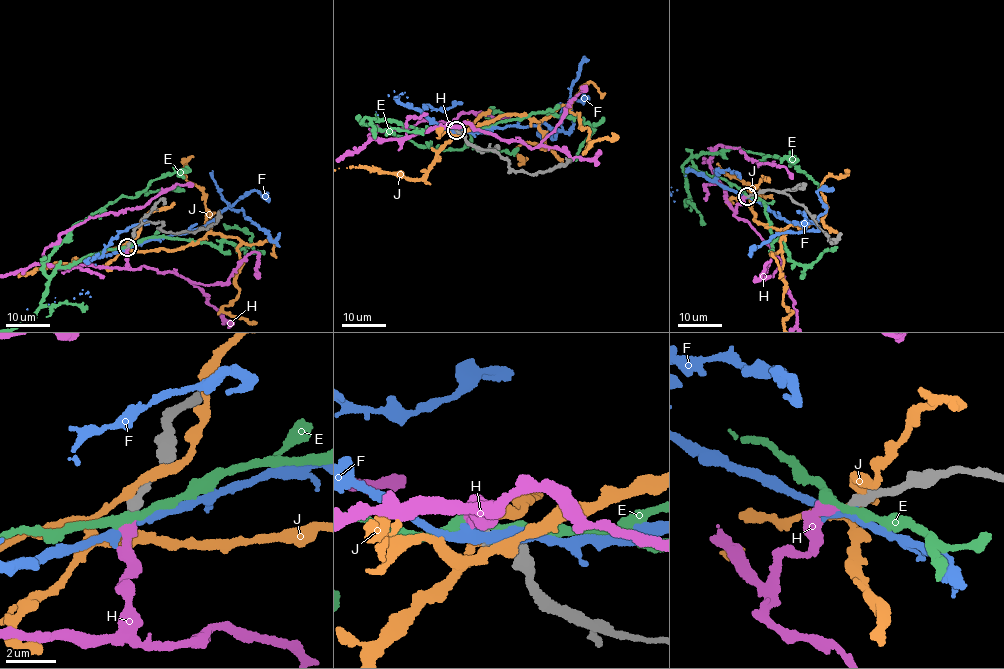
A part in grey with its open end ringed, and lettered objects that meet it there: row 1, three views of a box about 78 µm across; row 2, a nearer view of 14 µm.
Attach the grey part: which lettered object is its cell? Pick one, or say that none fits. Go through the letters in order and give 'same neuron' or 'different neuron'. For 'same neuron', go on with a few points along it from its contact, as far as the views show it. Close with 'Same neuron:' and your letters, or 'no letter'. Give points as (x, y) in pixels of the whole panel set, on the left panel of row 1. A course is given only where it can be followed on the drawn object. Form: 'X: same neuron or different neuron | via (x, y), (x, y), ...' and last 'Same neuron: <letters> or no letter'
E: different neuron
F: different neuron
H: same neuron | via (127, 247), (124, 267), (115, 268), (56, 269), (43, 255), (89, 218), (146, 204), (176, 184), (193, 187)
J: different neuron
Same neuron: H

